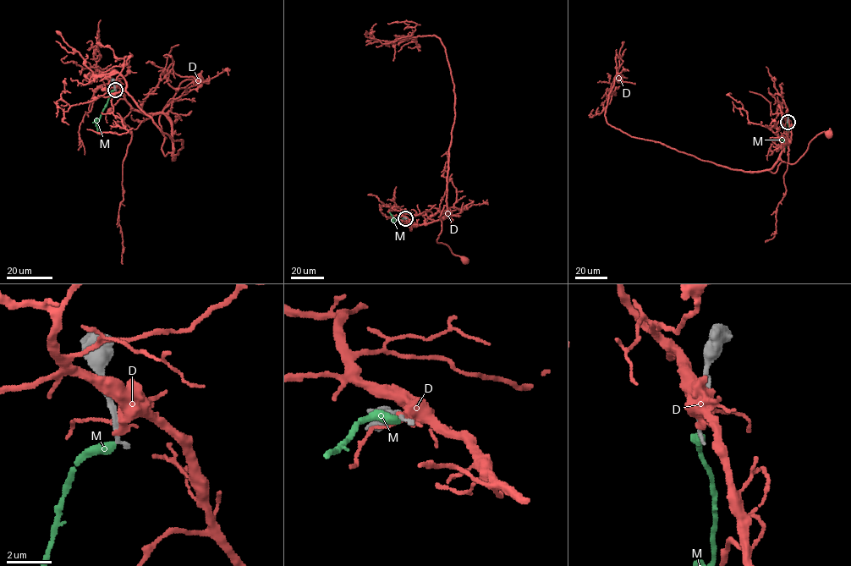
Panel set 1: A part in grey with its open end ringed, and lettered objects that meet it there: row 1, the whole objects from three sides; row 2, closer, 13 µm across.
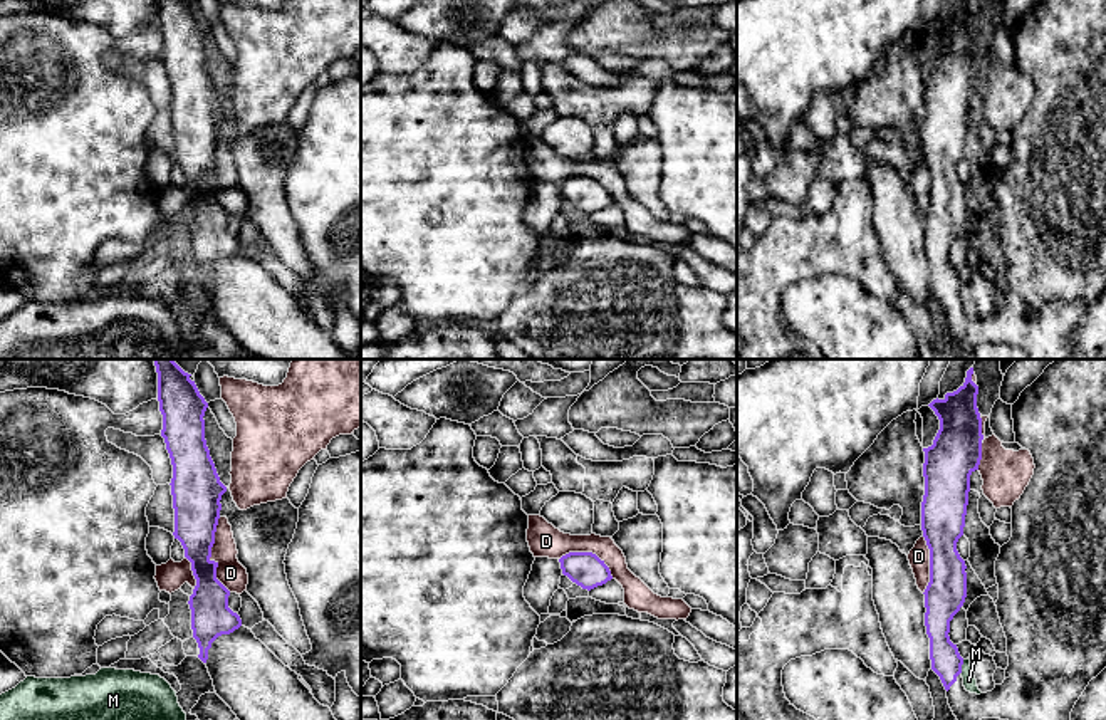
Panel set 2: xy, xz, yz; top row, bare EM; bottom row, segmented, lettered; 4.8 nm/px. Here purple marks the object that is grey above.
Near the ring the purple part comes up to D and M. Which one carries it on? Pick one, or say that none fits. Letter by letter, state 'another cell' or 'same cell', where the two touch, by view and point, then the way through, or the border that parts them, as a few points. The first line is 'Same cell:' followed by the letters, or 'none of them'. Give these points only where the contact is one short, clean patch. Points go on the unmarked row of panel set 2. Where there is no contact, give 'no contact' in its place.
Same cell: none of them
D: another cell | xy (210, 178) | along xy (219, 141), (210, 182), (217, 188), (217, 202), (230, 215)
M: another cell | yz (960, 291) | along yz (964, 284), (960, 296)

